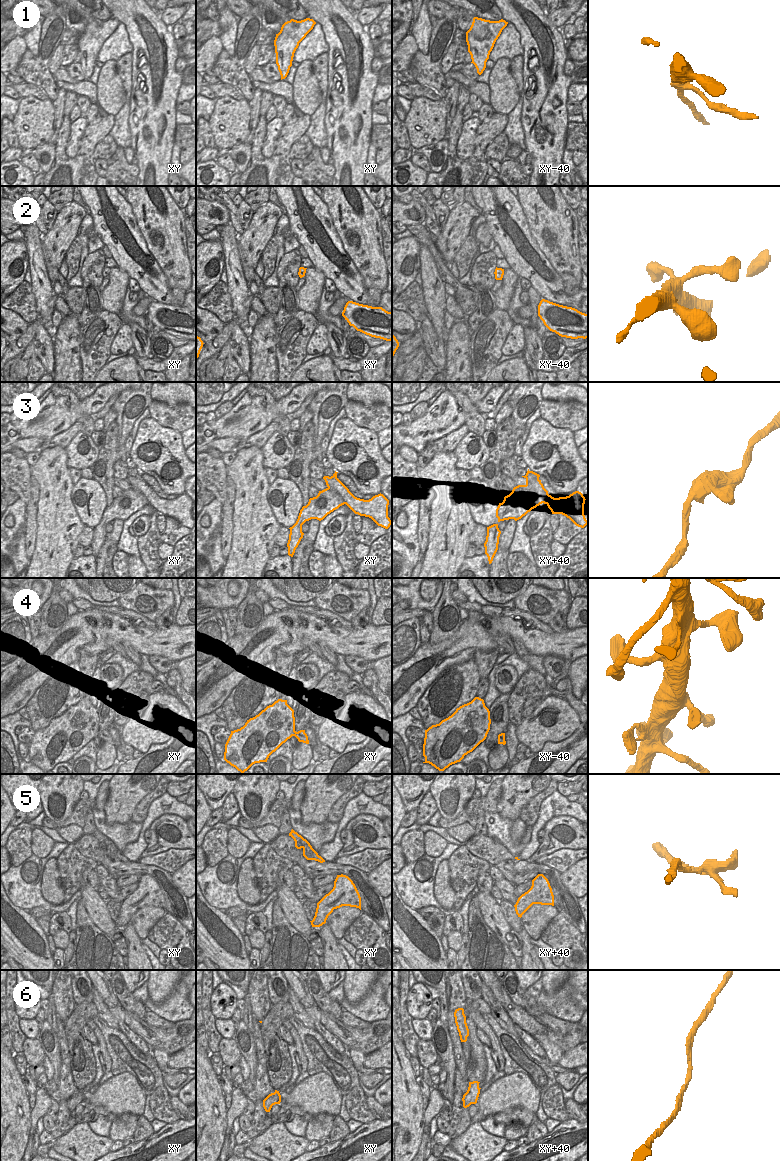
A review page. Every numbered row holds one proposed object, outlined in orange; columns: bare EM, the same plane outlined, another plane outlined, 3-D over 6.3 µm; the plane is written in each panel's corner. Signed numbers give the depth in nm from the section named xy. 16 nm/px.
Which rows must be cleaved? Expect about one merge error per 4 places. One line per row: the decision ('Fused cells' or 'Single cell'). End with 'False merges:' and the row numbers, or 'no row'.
1: Fused cells
2: Single cell
3: Fused cells
4: Single cell
5: Fused cells
6: Single cell
False merges: 1, 3, 5

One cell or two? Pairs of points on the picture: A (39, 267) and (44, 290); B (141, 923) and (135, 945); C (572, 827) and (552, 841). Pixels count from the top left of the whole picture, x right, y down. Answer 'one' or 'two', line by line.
A: one
B: two
C: one

